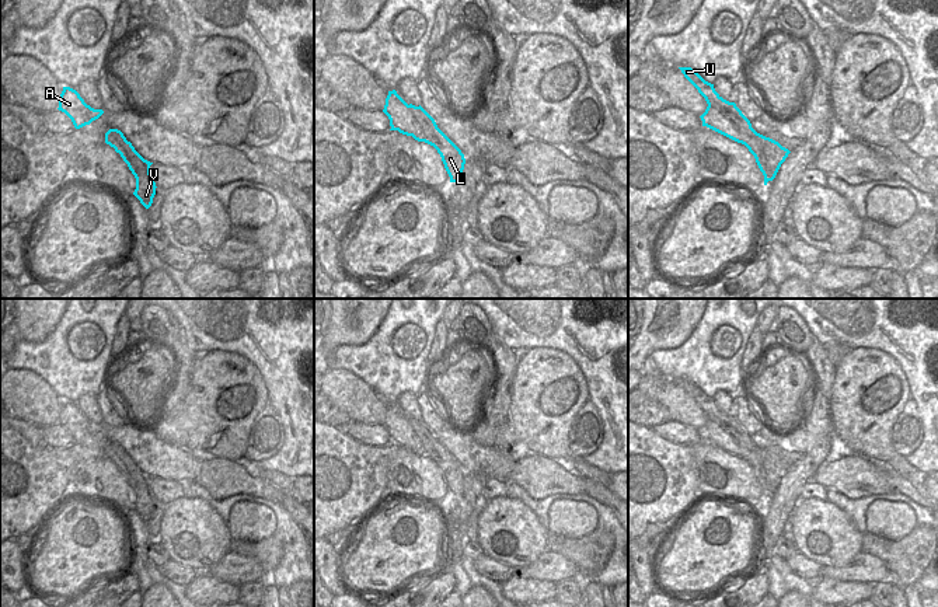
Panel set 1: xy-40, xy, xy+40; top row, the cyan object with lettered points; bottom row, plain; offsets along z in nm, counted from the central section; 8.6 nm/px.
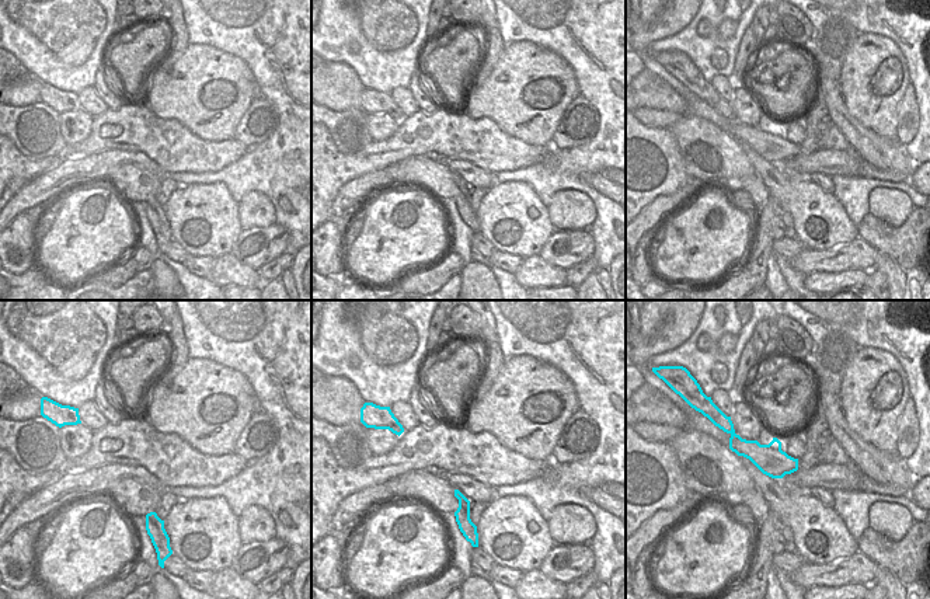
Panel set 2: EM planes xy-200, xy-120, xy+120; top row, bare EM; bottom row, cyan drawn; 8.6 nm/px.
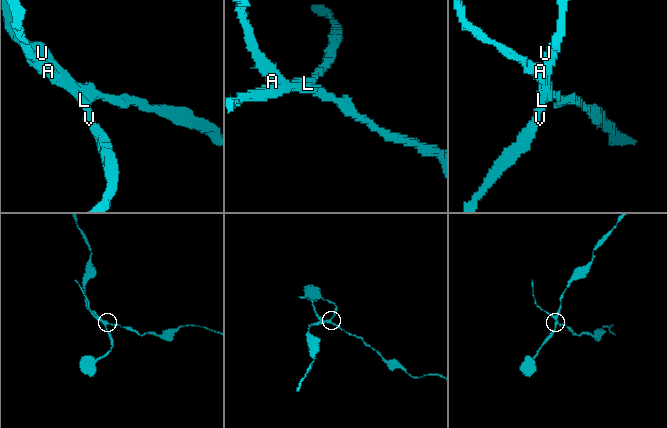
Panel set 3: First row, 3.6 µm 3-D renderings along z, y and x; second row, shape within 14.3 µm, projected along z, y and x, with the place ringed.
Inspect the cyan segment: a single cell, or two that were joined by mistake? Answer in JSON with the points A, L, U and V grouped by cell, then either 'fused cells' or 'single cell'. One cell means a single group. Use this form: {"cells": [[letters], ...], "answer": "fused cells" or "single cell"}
{"cells": [["A"], ["L", "U", "V"]], "answer": "fused cells"}

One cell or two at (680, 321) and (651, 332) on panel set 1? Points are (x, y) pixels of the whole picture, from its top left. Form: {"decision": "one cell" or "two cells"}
{"decision": "one cell"}

